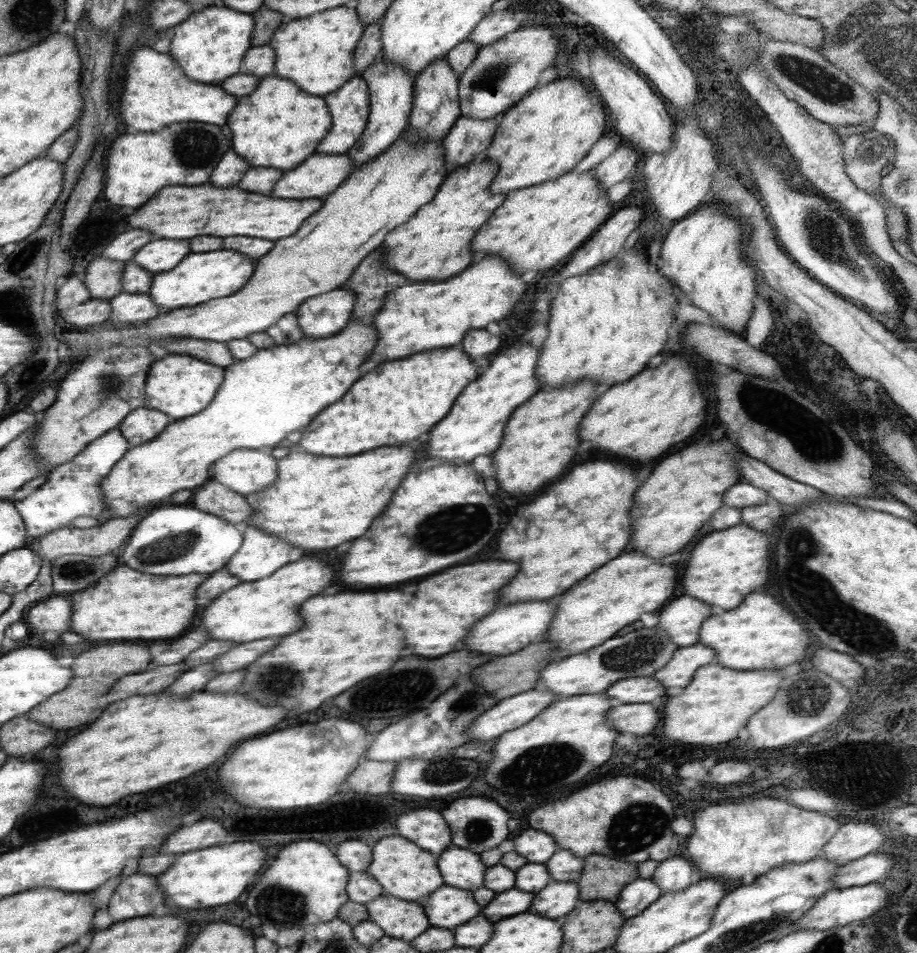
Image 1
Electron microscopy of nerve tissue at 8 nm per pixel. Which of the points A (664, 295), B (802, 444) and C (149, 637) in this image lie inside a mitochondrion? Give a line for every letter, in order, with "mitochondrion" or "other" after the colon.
A: mitochondrion
B: mitochondrion
C: other

